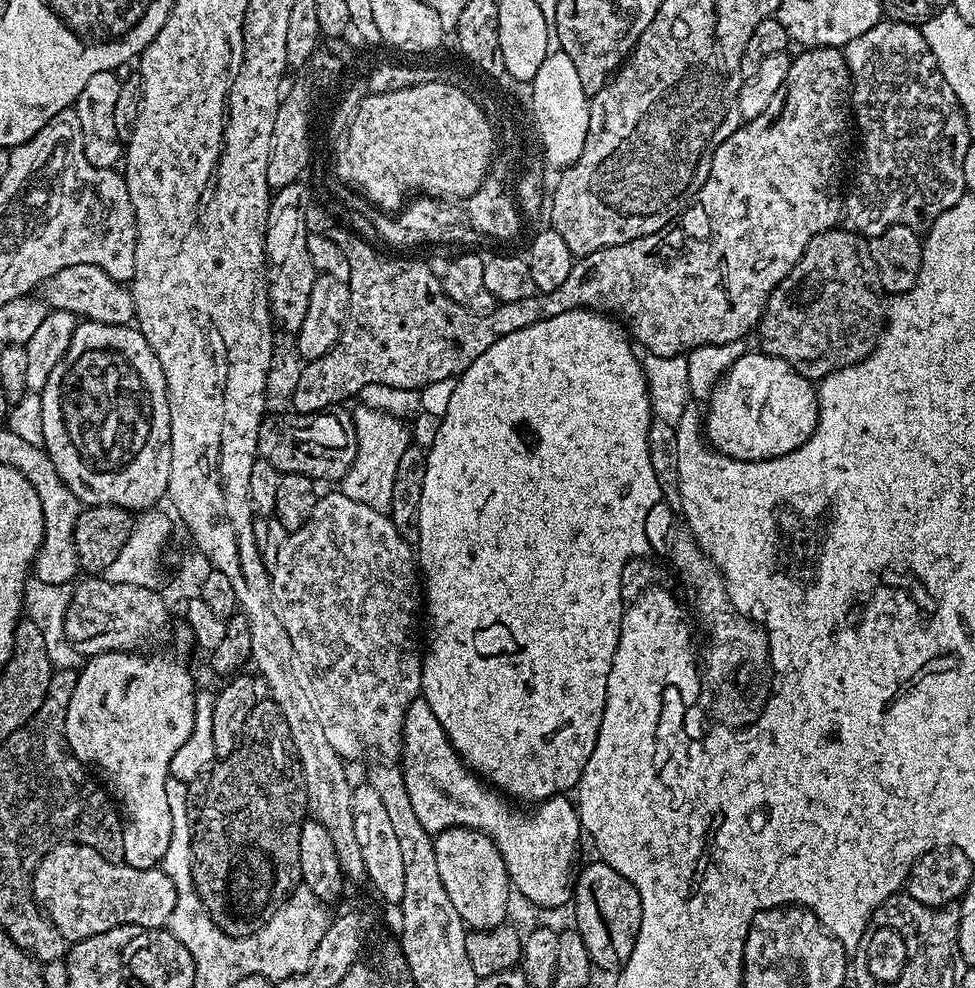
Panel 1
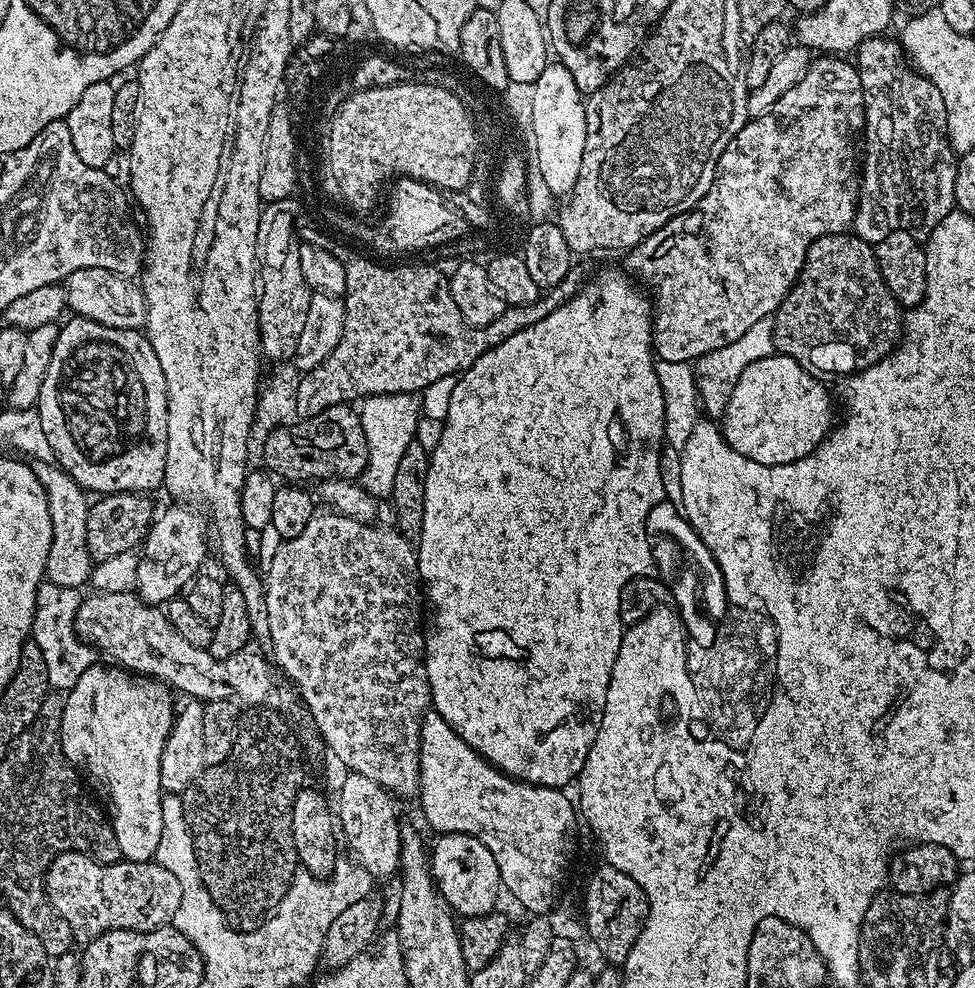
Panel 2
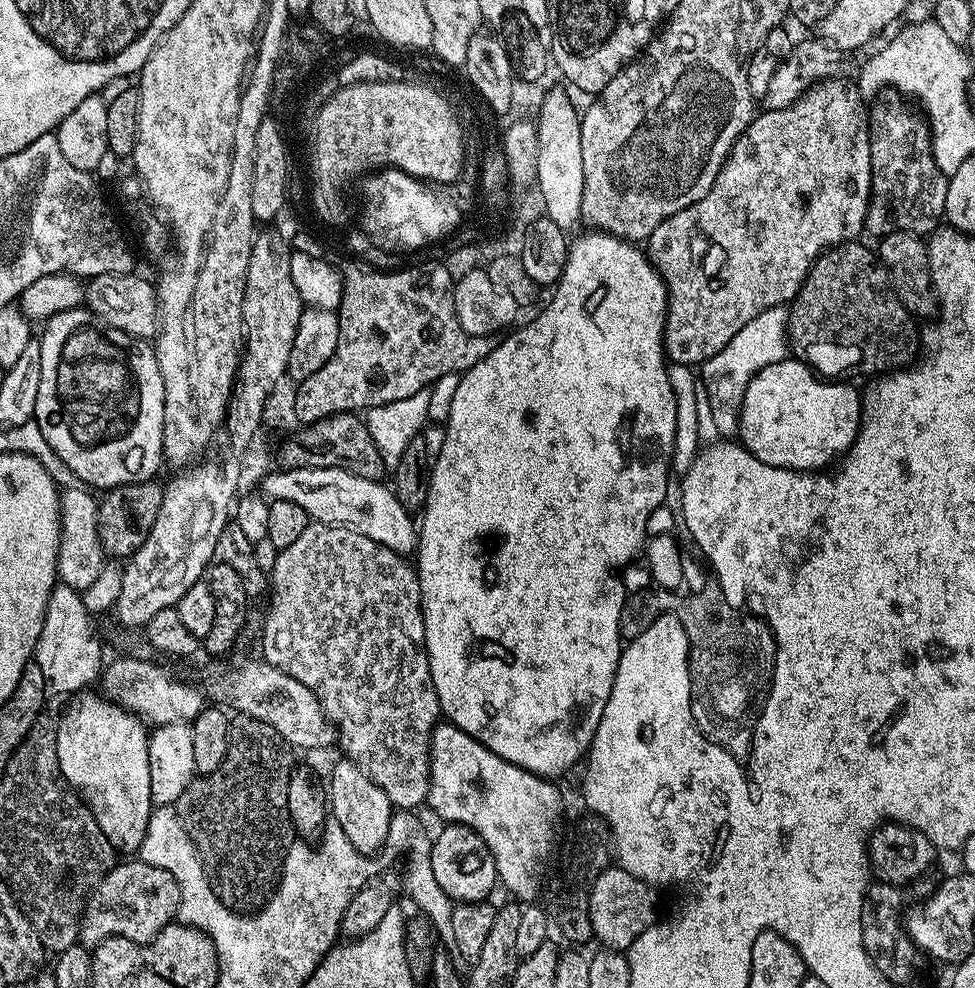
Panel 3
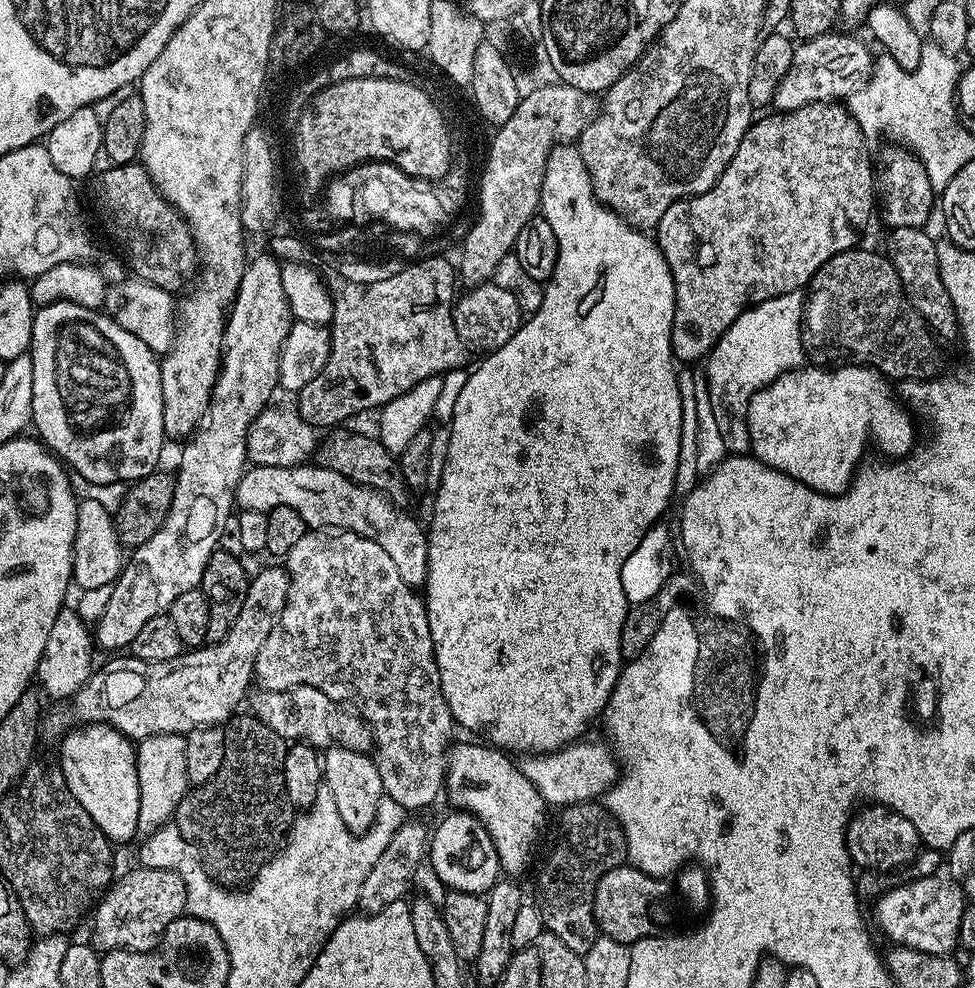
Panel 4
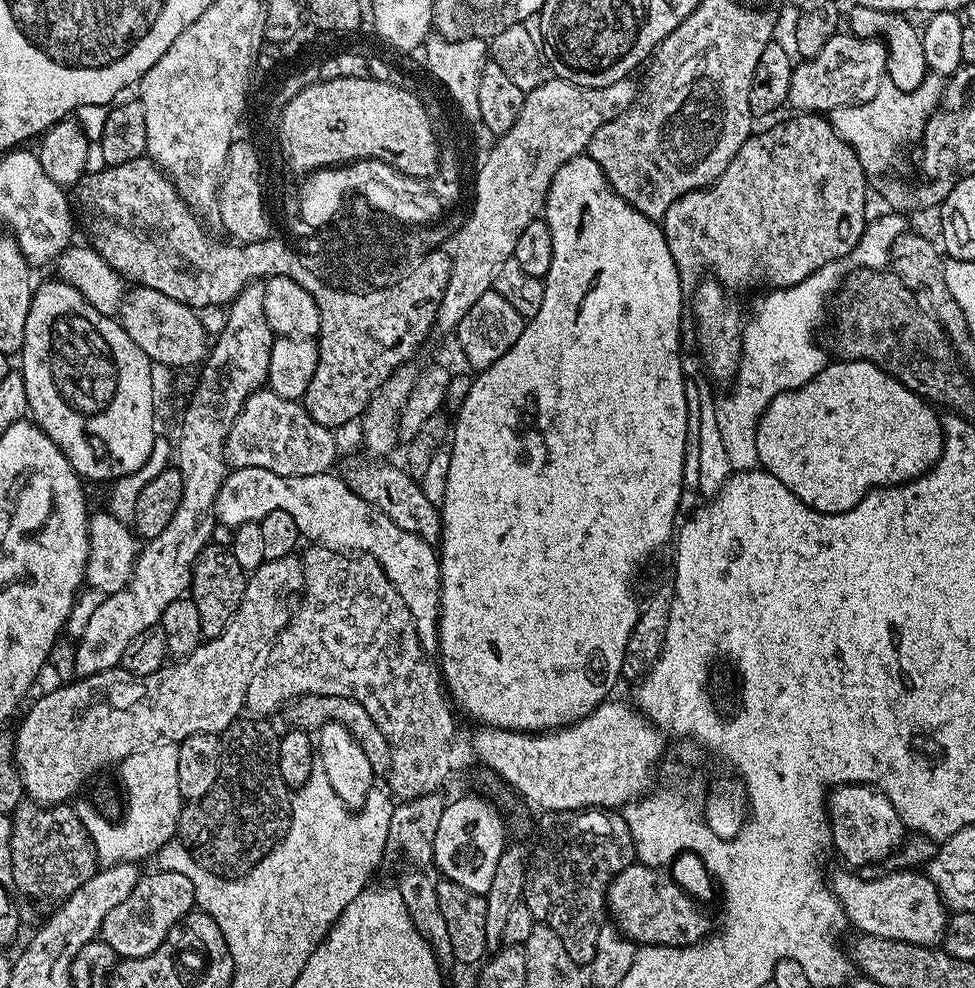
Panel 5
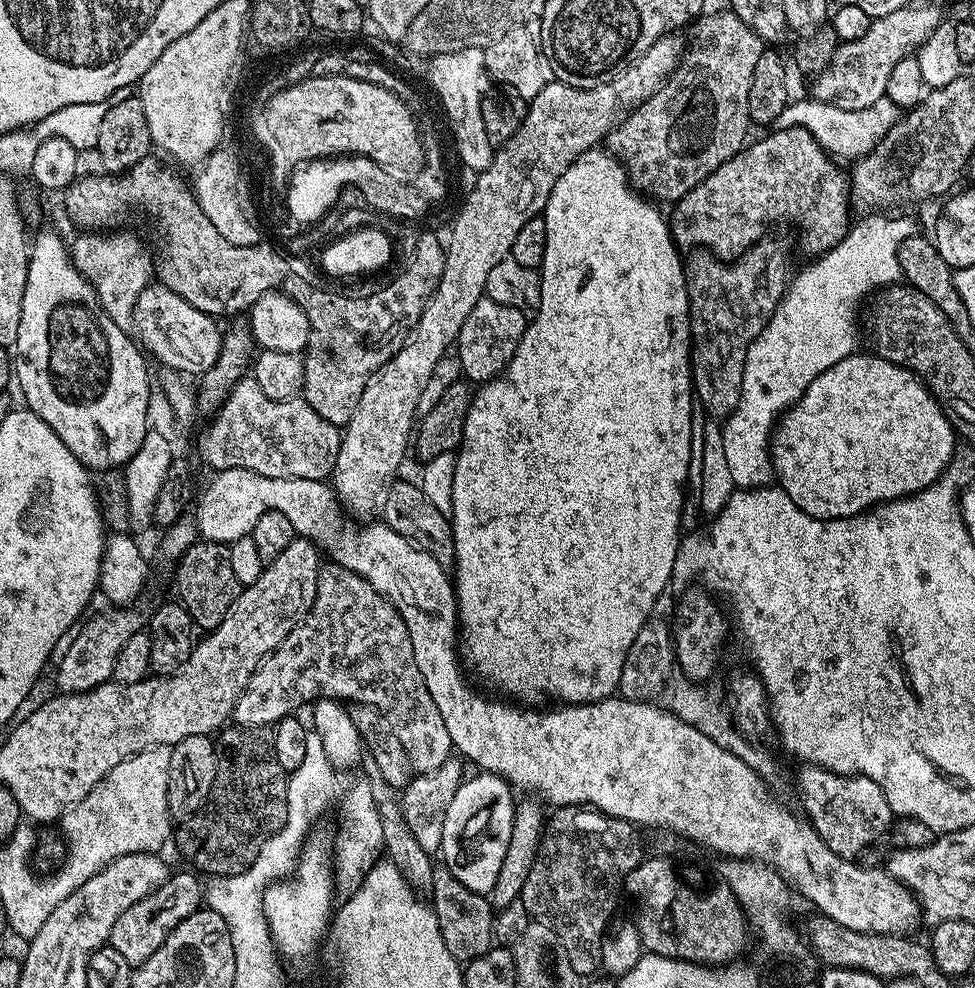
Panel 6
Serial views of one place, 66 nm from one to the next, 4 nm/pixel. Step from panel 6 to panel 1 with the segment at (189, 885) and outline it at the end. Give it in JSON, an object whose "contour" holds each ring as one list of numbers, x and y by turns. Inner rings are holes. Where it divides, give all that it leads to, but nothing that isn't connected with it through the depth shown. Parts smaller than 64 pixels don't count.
{"contour":[[59,844,54,846,36,867,36,872,32,875,32,896,36,900,36,904,40,907,47,919,51,920,54,926,58,926,58,930,64,935,64,939,69,942,77,940,85,940,94,934,102,934,106,930,114,930,118,926,142,926,143,928,164,928,170,918,170,910,174,910,174,898,176,891,174,890,174,882,170,882,170,878,164,873,163,868,157,866,154,868,135,868,126,863,110,862,106,858,102,858,102,854,98,854,98,850,94,850,90,846,82,846,81,844]]}

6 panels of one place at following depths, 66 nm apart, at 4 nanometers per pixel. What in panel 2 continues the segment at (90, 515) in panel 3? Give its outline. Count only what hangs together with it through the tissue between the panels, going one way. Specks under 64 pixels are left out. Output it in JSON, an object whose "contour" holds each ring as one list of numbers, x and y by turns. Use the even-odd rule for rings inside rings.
{"contour":[[35,460,31,463,35,477,46,490,46,502,50,506,50,526,52,541,50,554,46,558,46,580,57,586,68,586,83,589,91,581,94,561,88,555,86,542,86,518,90,507,89,493,81,488,70,474,55,463]]}

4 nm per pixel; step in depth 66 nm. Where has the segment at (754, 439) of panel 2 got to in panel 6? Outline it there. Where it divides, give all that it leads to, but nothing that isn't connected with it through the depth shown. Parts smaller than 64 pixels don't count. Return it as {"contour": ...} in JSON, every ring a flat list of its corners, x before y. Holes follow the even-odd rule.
{"contour":[[853,354,842,358,842,362,834,362,834,366,830,366,830,370,818,374,818,378,814,378,814,382,810,382,810,386,806,386,803,398,796,401,787,412,783,413,777,419,776,427,772,429,770,441,772,471,779,487,783,488,784,493,806,514,810,514,819,520,848,520,875,508,877,504,887,504,890,500,902,500,906,496,921,492,923,488,929,488,933,482,943,476,948,465,957,455,958,436,954,431,953,421,948,413,940,407,940,403,937,402,930,389,924,385,923,379,917,376,915,372,906,370,881,356,875,354,860,355]]}

